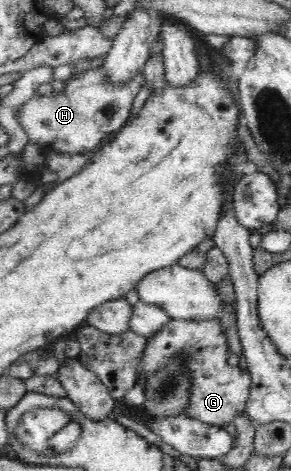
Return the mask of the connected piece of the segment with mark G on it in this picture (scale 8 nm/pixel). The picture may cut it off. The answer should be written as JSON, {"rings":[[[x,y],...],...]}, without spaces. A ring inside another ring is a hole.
{"rings":[[[219,318],[213,321],[173,320],[166,329],[149,338],[145,348],[141,373],[136,383],[143,383],[144,377],[150,372],[157,371],[166,361],[166,357],[173,355],[181,348],[189,352],[191,362],[188,363],[192,370],[192,380],[195,387],[192,389],[191,406],[187,415],[203,423],[210,423],[222,427],[225,423],[233,422],[233,417],[239,415],[246,408],[250,395],[251,376],[247,370],[239,366],[230,366],[227,359],[230,357],[227,338],[221,327]]]}

